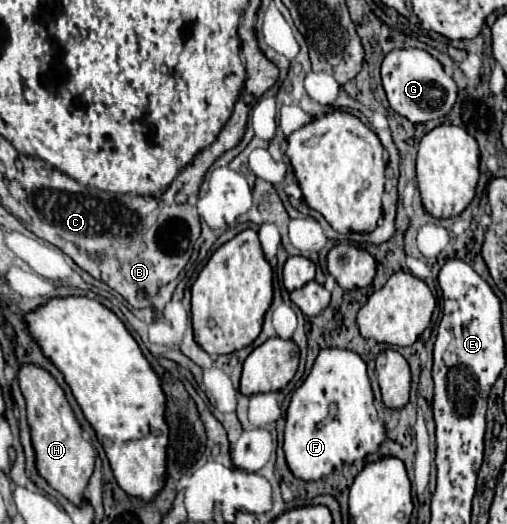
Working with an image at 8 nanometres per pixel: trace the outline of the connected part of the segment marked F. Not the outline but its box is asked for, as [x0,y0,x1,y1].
[284,350,384,480]

